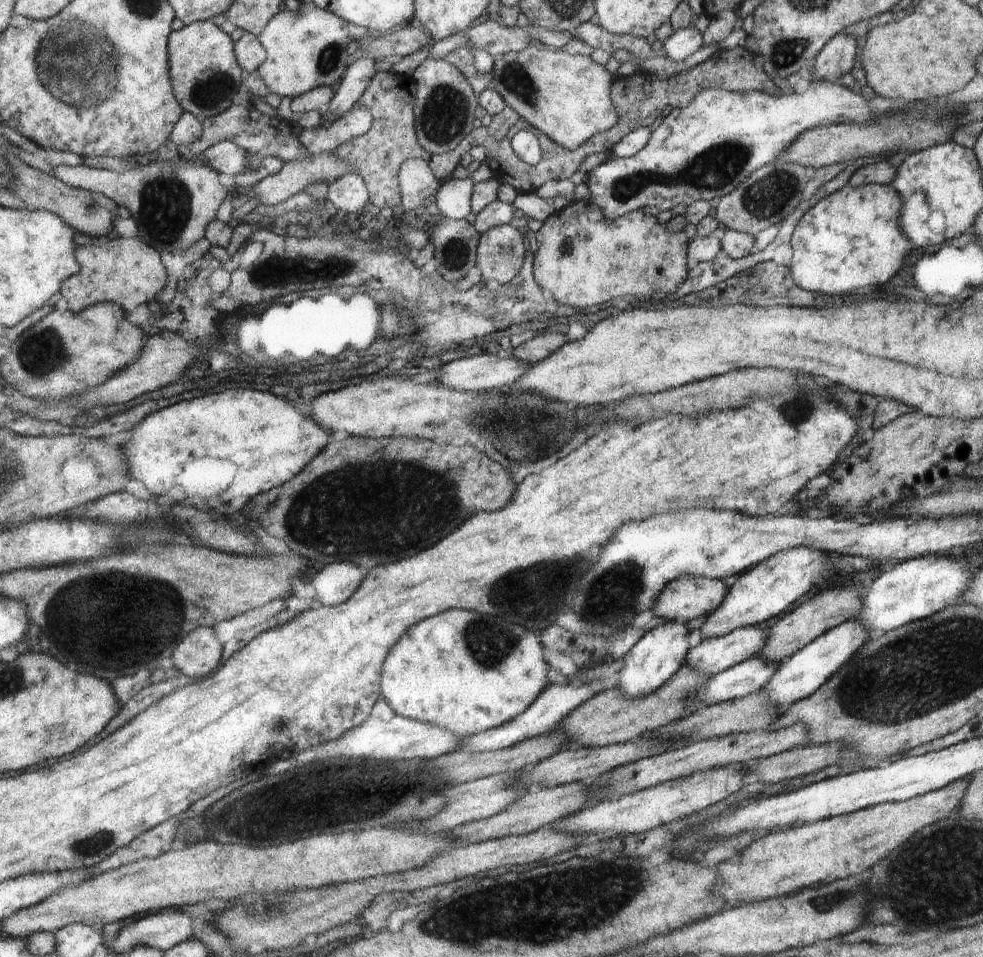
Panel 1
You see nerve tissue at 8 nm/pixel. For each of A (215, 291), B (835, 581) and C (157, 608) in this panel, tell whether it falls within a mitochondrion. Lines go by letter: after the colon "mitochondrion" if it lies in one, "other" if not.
A: other
B: other
C: mitochondrion

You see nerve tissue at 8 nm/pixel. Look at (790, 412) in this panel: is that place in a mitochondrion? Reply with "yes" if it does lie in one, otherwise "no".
yes

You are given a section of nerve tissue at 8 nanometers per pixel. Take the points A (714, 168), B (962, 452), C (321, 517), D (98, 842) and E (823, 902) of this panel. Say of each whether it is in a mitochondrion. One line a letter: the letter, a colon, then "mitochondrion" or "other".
A: mitochondrion
B: other
C: mitochondrion
D: mitochondrion
E: mitochondrion

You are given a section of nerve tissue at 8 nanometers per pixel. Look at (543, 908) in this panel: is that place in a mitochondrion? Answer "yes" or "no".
yes

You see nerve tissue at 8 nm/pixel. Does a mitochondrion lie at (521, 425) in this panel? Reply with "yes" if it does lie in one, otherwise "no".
yes

